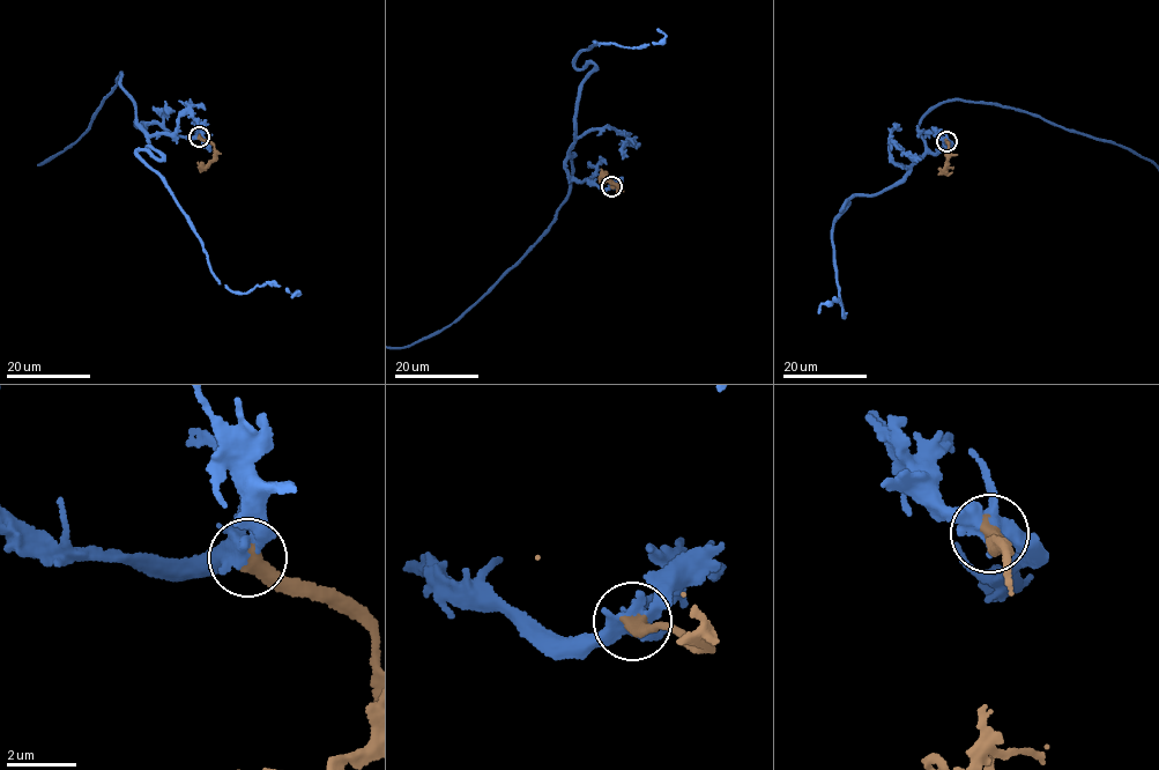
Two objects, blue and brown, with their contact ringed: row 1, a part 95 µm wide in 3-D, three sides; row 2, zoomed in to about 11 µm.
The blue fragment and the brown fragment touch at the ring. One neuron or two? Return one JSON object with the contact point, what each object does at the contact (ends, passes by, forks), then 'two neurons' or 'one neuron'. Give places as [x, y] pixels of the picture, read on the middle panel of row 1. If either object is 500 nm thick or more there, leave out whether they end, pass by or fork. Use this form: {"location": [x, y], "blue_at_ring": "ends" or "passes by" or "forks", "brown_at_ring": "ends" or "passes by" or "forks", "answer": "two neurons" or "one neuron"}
{"location": [611, 186], "blue_at_ring": "forks", "brown_at_ring": "ends", "answer": "one neuron"}

